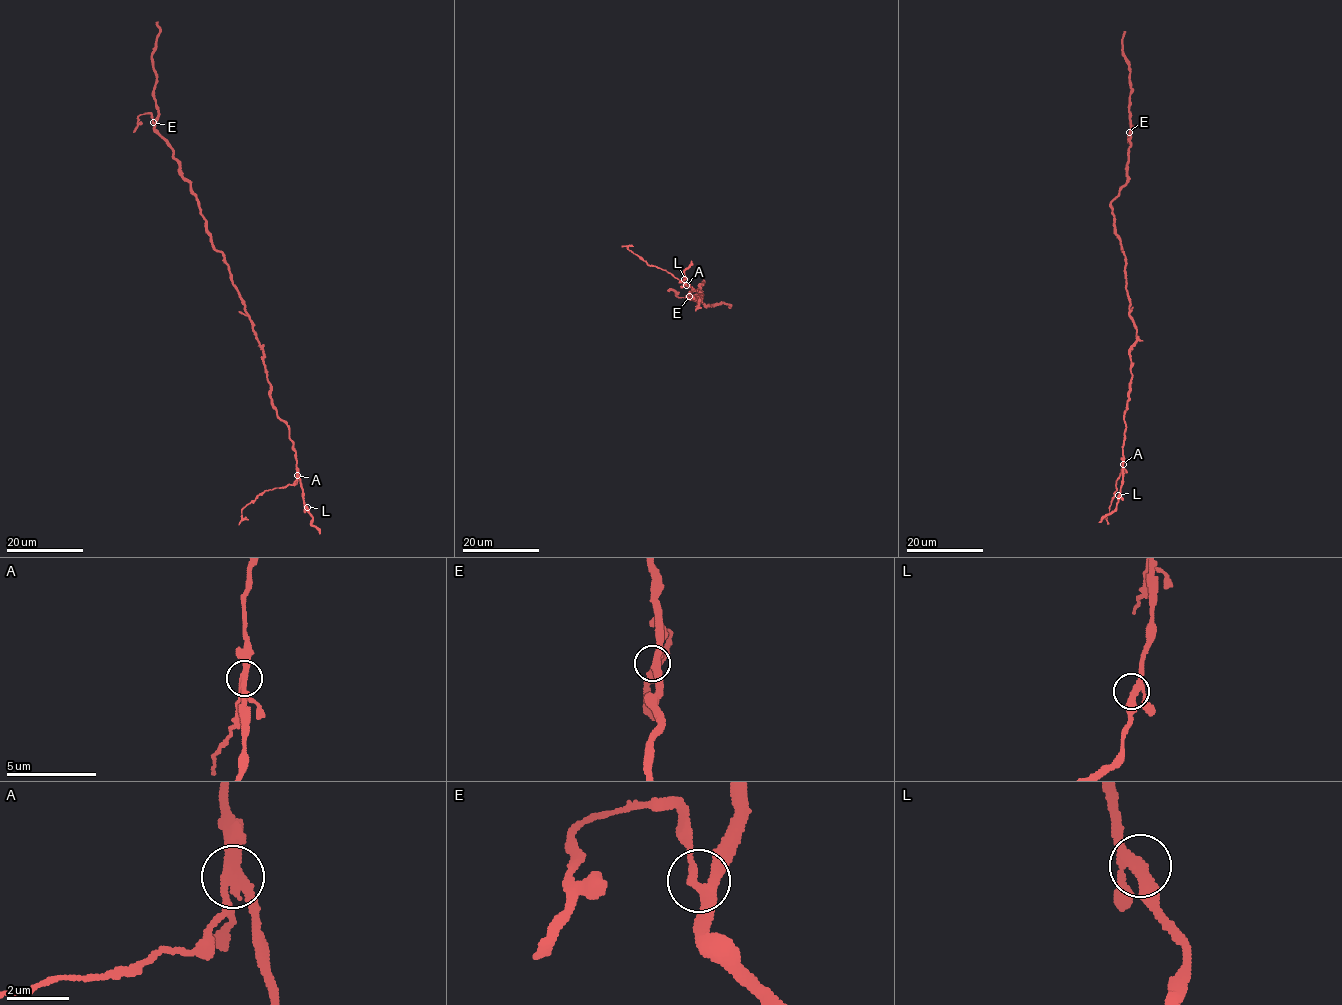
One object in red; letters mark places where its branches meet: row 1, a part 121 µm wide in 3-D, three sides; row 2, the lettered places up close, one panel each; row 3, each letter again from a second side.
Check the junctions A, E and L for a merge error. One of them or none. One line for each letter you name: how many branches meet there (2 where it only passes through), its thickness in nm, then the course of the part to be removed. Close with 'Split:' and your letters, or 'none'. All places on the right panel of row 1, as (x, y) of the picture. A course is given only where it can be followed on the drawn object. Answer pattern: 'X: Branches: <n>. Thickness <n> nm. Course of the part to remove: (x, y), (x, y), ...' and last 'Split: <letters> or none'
A: Branches: 3. Thickness 280 nm. Course of the part to remove: (1123, 464), (1110, 505), (1108, 524)
Split: A

